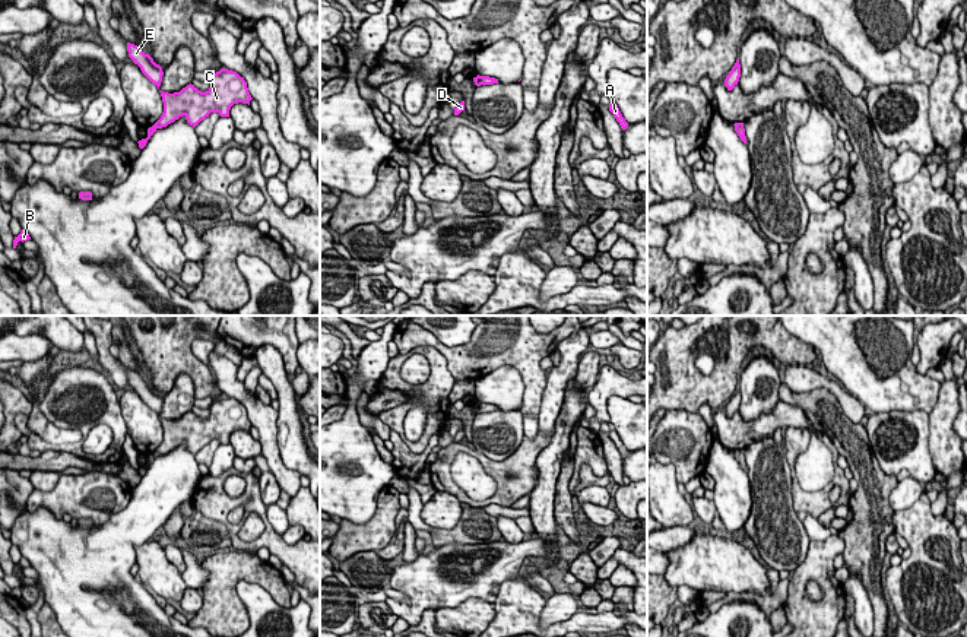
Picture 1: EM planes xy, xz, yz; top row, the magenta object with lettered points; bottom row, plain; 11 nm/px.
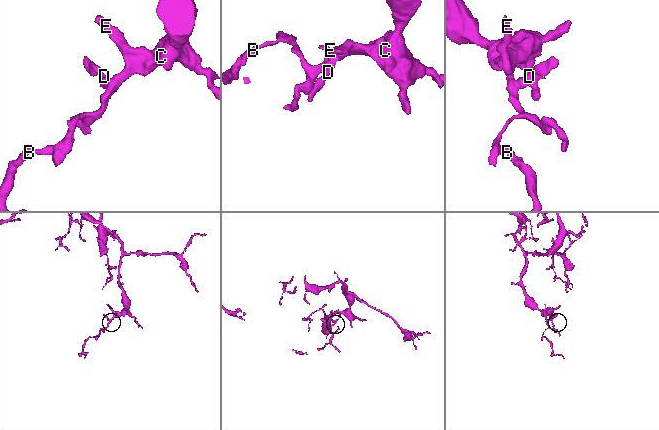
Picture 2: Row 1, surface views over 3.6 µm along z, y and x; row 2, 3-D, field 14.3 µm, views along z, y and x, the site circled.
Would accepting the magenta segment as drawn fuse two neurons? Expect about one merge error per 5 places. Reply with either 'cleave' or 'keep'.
keep

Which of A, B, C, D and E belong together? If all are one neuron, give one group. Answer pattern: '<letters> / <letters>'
A B C D E

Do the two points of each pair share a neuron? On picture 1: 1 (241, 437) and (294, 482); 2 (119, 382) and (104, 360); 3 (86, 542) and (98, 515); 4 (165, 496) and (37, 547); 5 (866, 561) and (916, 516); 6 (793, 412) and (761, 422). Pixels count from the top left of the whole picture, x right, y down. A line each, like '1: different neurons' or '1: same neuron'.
1: different neurons
2: same neuron
3: different neurons
4: same neuron
5: different neurons
6: same neuron

